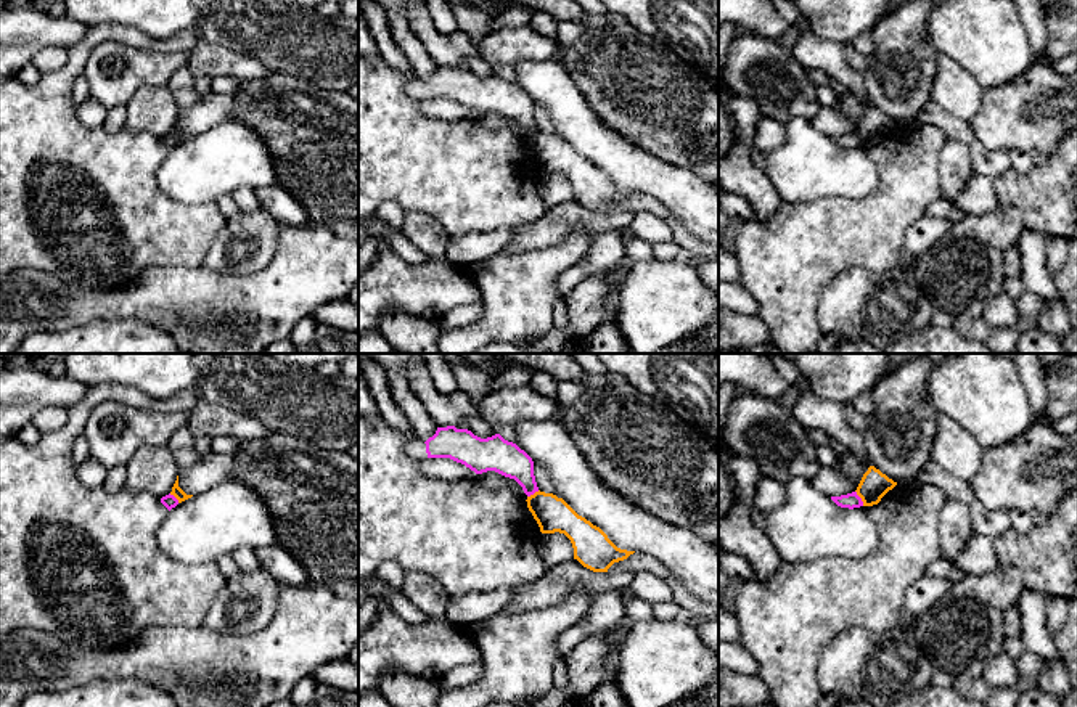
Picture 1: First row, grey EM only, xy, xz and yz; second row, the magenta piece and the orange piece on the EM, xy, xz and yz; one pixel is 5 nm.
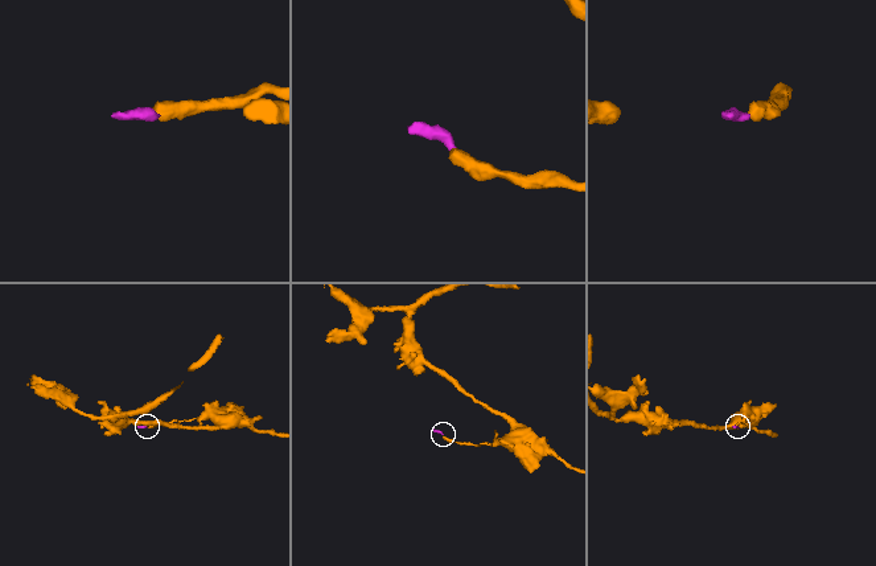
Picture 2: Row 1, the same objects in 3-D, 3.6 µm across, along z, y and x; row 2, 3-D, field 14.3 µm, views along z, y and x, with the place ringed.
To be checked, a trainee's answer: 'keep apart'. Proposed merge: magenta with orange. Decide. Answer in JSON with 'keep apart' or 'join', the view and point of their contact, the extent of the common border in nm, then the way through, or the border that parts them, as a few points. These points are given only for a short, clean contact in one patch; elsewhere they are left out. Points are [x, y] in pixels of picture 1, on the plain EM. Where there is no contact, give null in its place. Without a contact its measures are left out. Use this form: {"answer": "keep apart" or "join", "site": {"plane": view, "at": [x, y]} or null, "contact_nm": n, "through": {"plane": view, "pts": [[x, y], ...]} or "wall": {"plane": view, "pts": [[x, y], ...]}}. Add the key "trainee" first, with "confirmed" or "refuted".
{"trainee": "confirmed", "answer": "keep apart", "site": {"plane": "yz", "at": [860, 138]}, "contact_nm": 90, "wall": {"plane": "yz", "pts": [[855, 130], [864, 145]]}}

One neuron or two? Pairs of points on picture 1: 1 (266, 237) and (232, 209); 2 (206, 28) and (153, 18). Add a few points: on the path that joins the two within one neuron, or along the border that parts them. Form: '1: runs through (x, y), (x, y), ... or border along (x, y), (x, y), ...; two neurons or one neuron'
1: border along (241, 212), (227, 219); two neurons
2: border along (200, 16), (193, 29); two neurons

